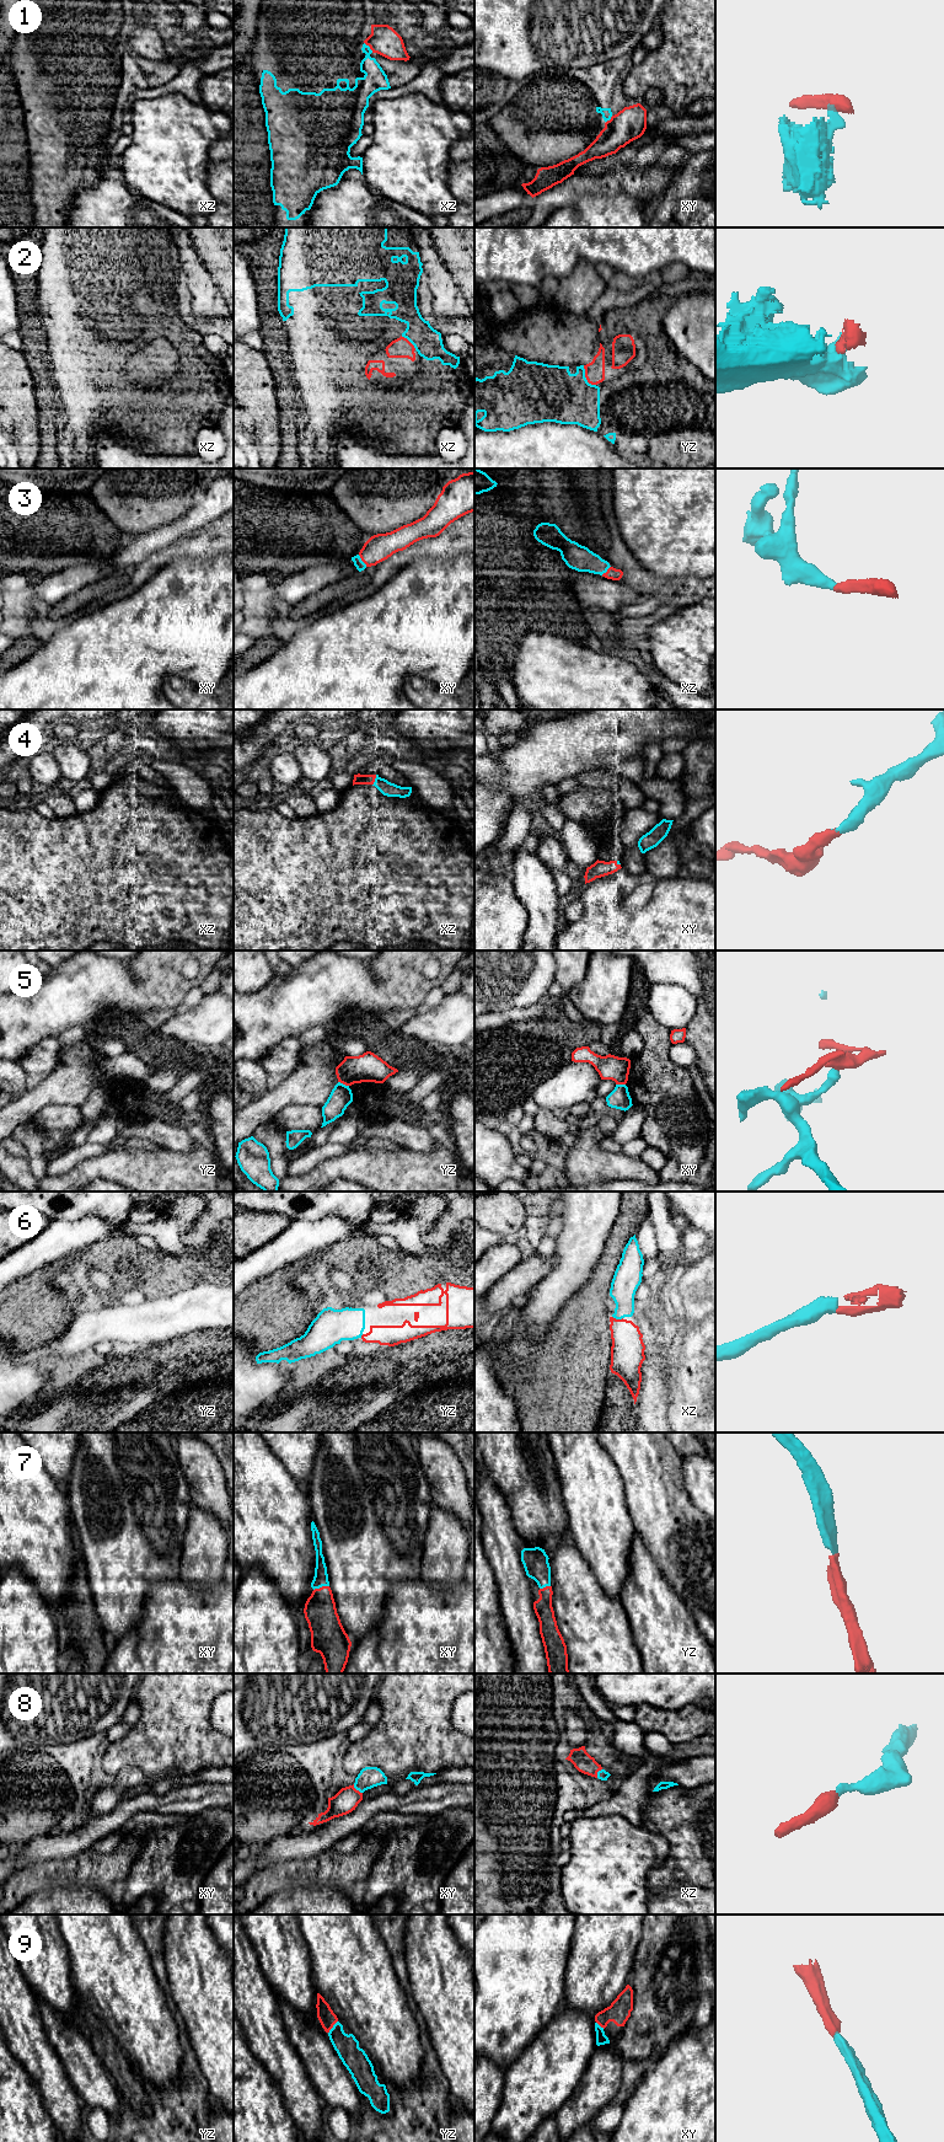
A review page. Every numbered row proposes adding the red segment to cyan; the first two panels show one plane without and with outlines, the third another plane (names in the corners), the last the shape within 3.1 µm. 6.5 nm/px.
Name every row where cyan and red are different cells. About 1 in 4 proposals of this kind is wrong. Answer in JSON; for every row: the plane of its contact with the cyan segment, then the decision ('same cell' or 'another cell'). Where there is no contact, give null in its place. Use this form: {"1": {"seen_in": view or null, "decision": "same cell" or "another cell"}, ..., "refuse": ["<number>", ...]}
{"1": {"seen_in": "xz", "decision": "another cell"}, "2": {"seen_in": "yz", "decision": "another cell"}, "3": {"seen_in": "xy", "decision": "same cell"}, "4": {"seen_in": "xz", "decision": "same cell"}, "5": {"seen_in": "yz", "decision": "another cell"}, "6": {"seen_in": "xz", "decision": "same cell"}, "7": {"seen_in": "xy", "decision": "same cell"}, "8": {"seen_in": "xy", "decision": "same cell"}, "9": {"seen_in": "yz", "decision": "same cell"}, "refuse": ["1", "2", "5"]}

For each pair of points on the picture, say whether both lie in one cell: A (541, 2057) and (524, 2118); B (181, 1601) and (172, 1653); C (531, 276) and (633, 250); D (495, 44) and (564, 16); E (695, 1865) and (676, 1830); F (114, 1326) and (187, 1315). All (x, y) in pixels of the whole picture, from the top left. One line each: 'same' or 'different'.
A: same
B: same
C: same
D: same
E: same
F: same

